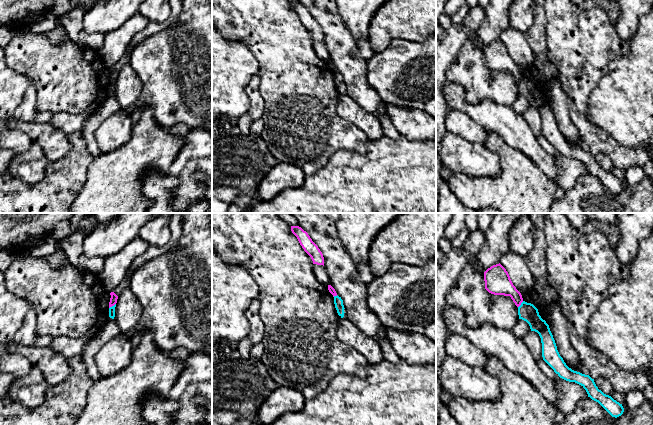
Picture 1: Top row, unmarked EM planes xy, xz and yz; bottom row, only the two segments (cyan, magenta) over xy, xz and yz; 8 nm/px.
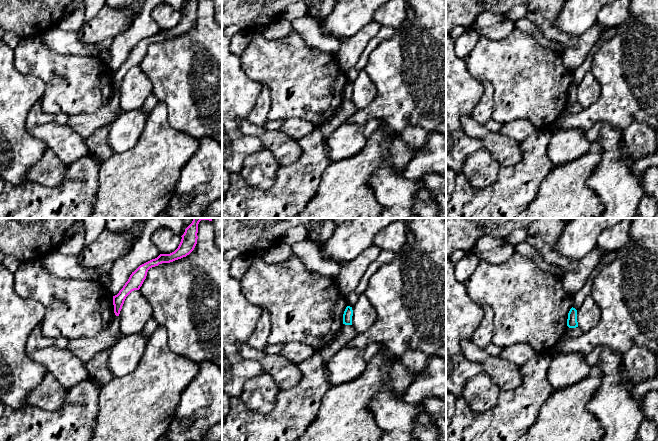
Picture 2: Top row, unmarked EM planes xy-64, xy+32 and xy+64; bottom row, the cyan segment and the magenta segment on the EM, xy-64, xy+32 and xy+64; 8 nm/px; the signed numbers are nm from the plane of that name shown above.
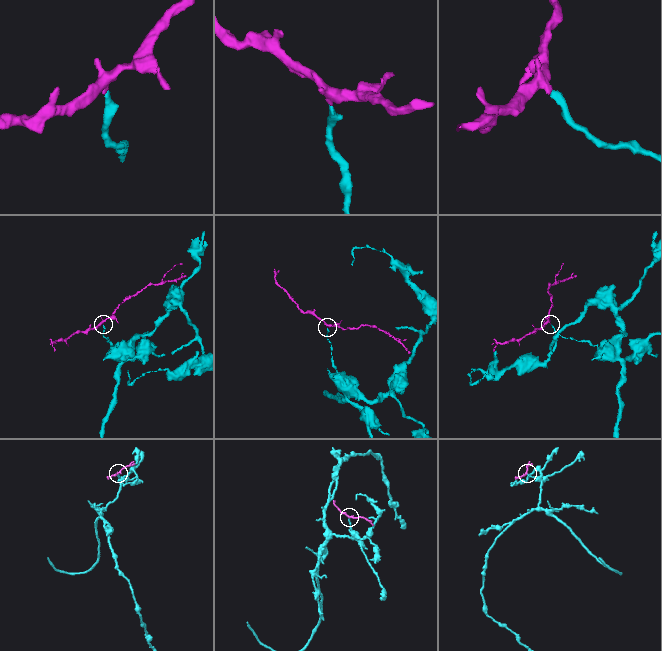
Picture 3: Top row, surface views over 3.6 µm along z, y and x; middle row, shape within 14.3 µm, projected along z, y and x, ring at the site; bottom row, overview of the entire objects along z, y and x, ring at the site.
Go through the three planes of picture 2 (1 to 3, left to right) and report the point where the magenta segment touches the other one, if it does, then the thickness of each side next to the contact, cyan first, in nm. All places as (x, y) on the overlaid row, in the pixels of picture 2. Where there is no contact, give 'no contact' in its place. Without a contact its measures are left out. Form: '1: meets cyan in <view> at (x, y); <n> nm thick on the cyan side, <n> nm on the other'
1: no contact
2: no contact
3: no contact

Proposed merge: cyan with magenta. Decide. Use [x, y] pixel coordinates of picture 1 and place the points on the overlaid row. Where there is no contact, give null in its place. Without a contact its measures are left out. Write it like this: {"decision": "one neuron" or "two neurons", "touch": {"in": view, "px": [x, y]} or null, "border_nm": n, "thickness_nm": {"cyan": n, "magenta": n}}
{"decision": "two neurons", "touch": {"in": "xy", "px": [112, 306]}, "border_nm": 70, "thickness_nm": {"cyan": 50, "magenta": 60}}

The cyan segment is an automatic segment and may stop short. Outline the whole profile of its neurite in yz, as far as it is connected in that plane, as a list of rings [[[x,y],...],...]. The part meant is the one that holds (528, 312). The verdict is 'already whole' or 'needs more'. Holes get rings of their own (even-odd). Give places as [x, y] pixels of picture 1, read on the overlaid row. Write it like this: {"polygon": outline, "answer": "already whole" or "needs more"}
{"polygon": [[[523,301],[518,307],[518,315],[519,319],[529,324],[531,331],[539,334],[543,360],[560,378],[581,385],[586,390],[588,397],[598,402],[612,417],[617,418],[623,414],[622,404],[599,390],[594,379],[589,375],[574,371],[566,365],[557,350],[549,325],[541,318],[538,309],[533,304]]], "answer": "already whole"}

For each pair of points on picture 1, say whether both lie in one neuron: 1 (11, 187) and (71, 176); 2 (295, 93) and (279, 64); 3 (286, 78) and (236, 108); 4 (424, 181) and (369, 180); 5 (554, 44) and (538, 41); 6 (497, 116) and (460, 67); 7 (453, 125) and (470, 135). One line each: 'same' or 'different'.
1: same
2: same
3: different
4: same
5: different
6: different
7: same

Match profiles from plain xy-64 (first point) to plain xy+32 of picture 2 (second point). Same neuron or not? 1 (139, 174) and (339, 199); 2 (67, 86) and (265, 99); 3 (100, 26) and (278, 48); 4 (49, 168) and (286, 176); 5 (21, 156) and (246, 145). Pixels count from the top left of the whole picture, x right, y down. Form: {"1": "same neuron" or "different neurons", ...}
{"1": "same neuron", "2": "different neurons", "3": "different neurons", "4": "different neurons", "5": "same neuron"}

